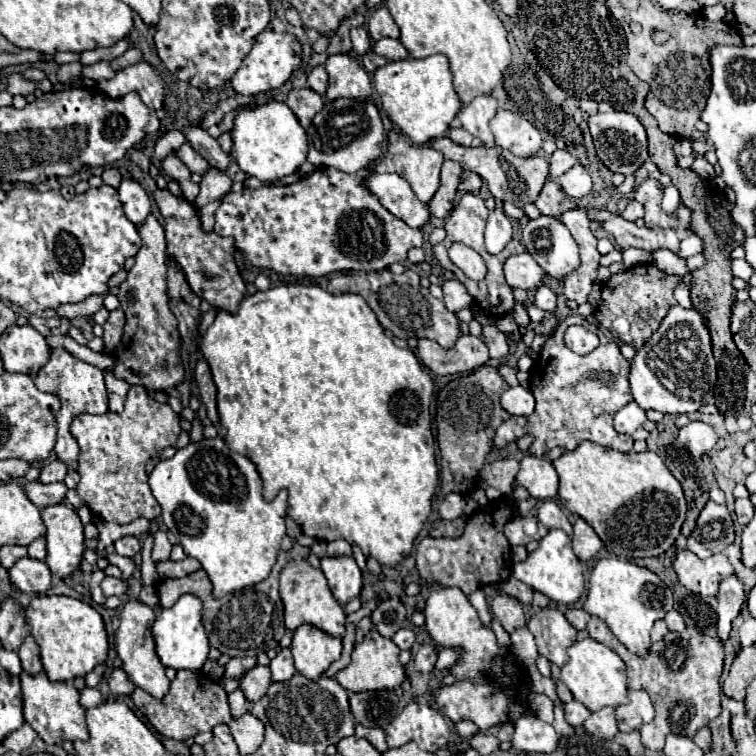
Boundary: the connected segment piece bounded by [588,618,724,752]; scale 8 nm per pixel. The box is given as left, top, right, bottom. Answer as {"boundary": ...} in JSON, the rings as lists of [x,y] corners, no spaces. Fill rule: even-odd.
{"boundary":[[[592,618],[588,624],[588,634],[614,650],[626,664],[626,674],[628,674],[628,686],[630,690],[646,690],[652,698],[652,704],[656,708],[656,716],[650,724],[644,724],[640,728],[642,734],[642,744],[652,750],[660,752],[664,748],[664,738],[668,734],[676,736],[686,736],[692,738],[700,728],[704,728],[710,720],[714,720],[720,714],[720,676],[722,676],[722,664],[724,664],[724,644],[712,636],[706,636],[692,628],[686,634],[676,634],[668,632],[662,642],[658,642],[658,650],[654,648],[648,658],[638,658],[636,654],[628,652],[626,646],[608,630],[608,626]],[[676,640],[676,672],[670,668],[664,652],[668,642]],[[682,704],[682,716],[670,716],[670,710],[674,706]]]}

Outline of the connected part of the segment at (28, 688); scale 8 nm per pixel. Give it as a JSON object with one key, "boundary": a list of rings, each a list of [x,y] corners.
{"boundary":[[[22,672],[22,694],[24,694],[24,720],[40,734],[46,744],[62,744],[64,740],[88,740],[86,728],[86,708],[80,704],[80,692],[68,682],[50,682],[44,672],[38,676],[28,676]]]}

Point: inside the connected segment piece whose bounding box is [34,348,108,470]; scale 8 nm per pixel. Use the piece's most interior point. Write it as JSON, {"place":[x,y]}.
{"place":[80,386]}

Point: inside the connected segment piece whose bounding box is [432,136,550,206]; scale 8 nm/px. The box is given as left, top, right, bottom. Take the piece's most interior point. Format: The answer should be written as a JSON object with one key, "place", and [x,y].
{"place":[519,181]}

